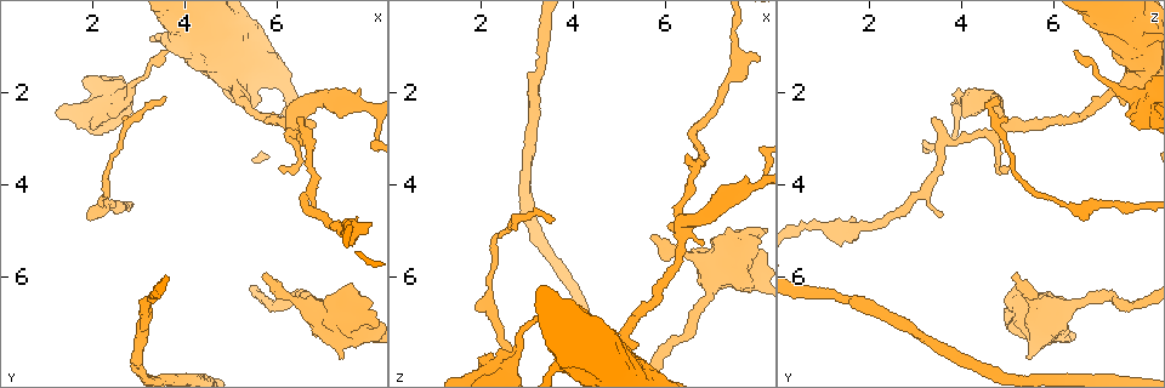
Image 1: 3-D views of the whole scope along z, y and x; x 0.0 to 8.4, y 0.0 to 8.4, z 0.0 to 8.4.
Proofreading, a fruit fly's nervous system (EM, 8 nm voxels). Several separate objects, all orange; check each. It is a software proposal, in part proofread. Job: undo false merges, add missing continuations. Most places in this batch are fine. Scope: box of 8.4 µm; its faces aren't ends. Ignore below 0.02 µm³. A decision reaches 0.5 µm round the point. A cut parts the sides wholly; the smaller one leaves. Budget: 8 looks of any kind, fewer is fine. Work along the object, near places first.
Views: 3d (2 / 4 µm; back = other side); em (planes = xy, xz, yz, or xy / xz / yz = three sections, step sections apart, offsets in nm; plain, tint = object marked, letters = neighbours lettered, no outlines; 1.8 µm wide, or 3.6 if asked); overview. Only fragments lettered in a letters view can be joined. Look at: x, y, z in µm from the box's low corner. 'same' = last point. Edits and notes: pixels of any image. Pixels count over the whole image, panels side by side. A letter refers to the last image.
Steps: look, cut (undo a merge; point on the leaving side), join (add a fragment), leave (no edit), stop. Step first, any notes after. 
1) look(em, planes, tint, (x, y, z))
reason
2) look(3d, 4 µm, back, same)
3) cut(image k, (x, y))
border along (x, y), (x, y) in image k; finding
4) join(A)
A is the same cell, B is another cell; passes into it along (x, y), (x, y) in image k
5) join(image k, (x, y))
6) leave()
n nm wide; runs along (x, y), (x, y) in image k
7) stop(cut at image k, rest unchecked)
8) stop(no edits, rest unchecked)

look(em, planes, letters, (5.70, 5.90, 5.15))
thin end

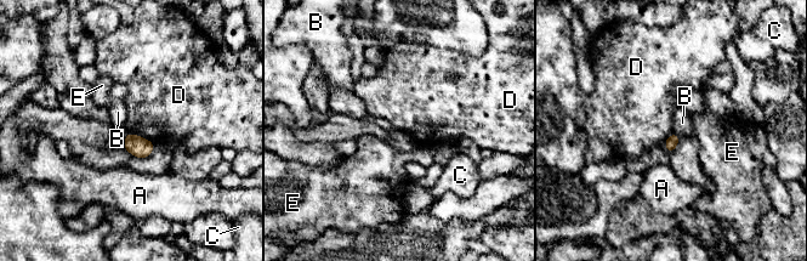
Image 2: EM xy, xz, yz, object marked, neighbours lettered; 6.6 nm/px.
leave()
90 nm wide; A, B, C, D and E are other cells; border along (126, 132), (134, 132), (154, 145) in image 2; none of them fits

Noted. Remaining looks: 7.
look(em, planes, letters, (3.55, 2.05, 4.70))
tapers out

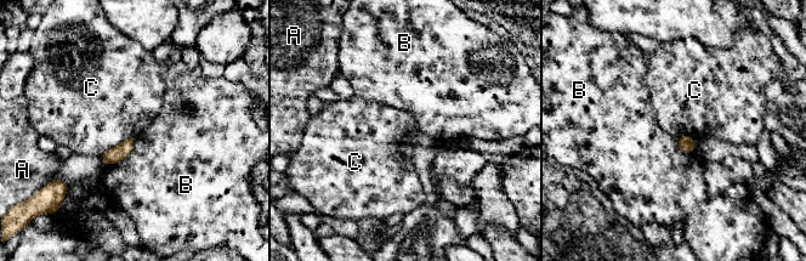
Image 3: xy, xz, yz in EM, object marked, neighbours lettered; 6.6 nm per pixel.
leave()
90 nm wide; C touches over 260 nm; A, B and C are other cells; no lettered fragment goes on from it

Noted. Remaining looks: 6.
look(3d, 2 µm, (3.65, 1.10, 6.55))
free end

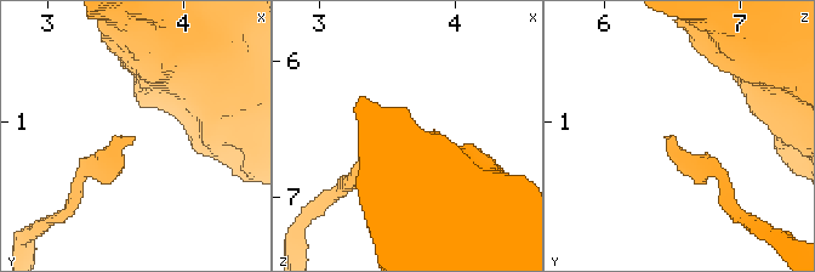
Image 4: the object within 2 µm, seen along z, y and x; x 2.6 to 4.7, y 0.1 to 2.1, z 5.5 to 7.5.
look(em, planes, letters, (3.62, 1.14, 6.50))
need the tissue

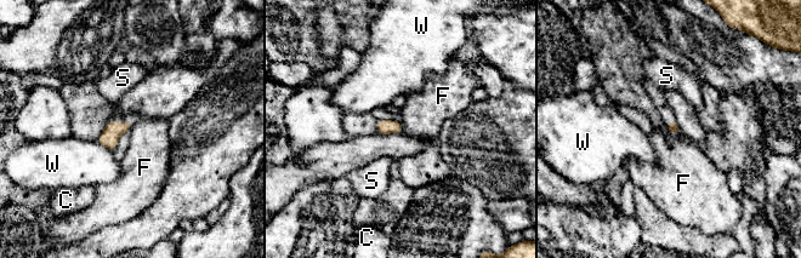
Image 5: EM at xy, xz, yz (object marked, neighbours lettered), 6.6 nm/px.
leave()
C, F, S and W are other cells; border along (401, 122), (403, 131) in image 5; none of them fits

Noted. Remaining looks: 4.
stop(no edits, rest unchecked)

